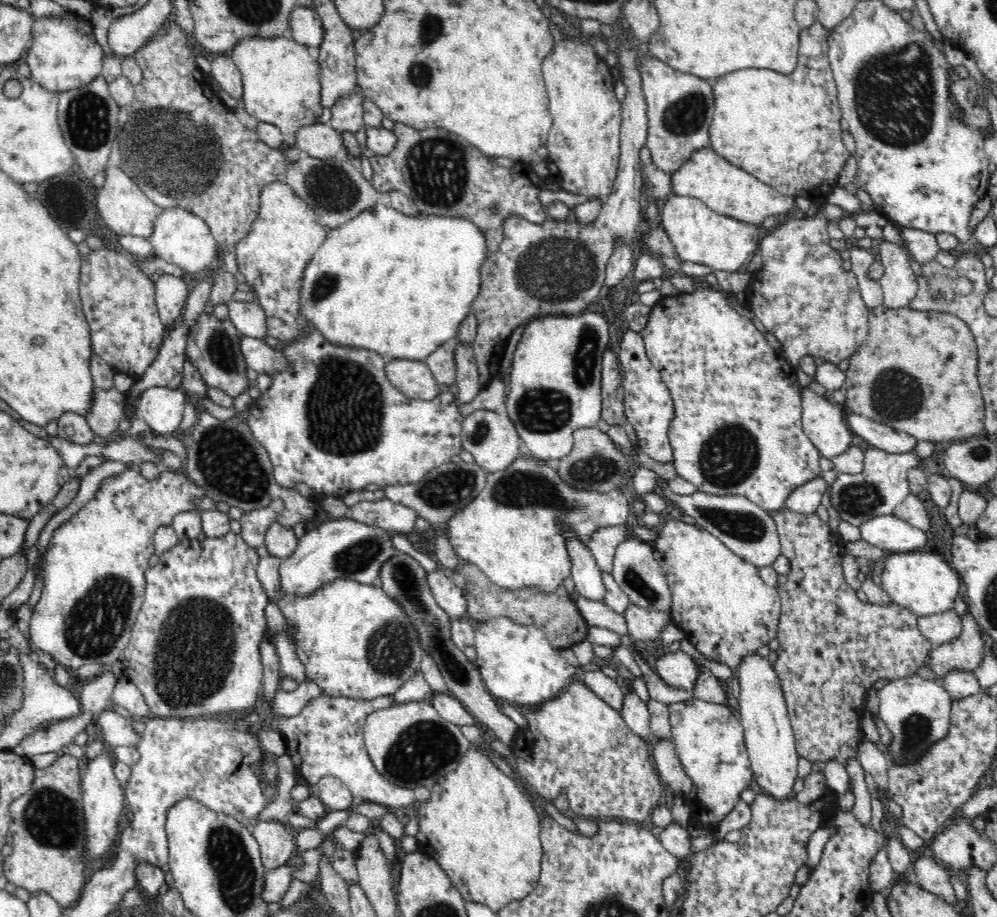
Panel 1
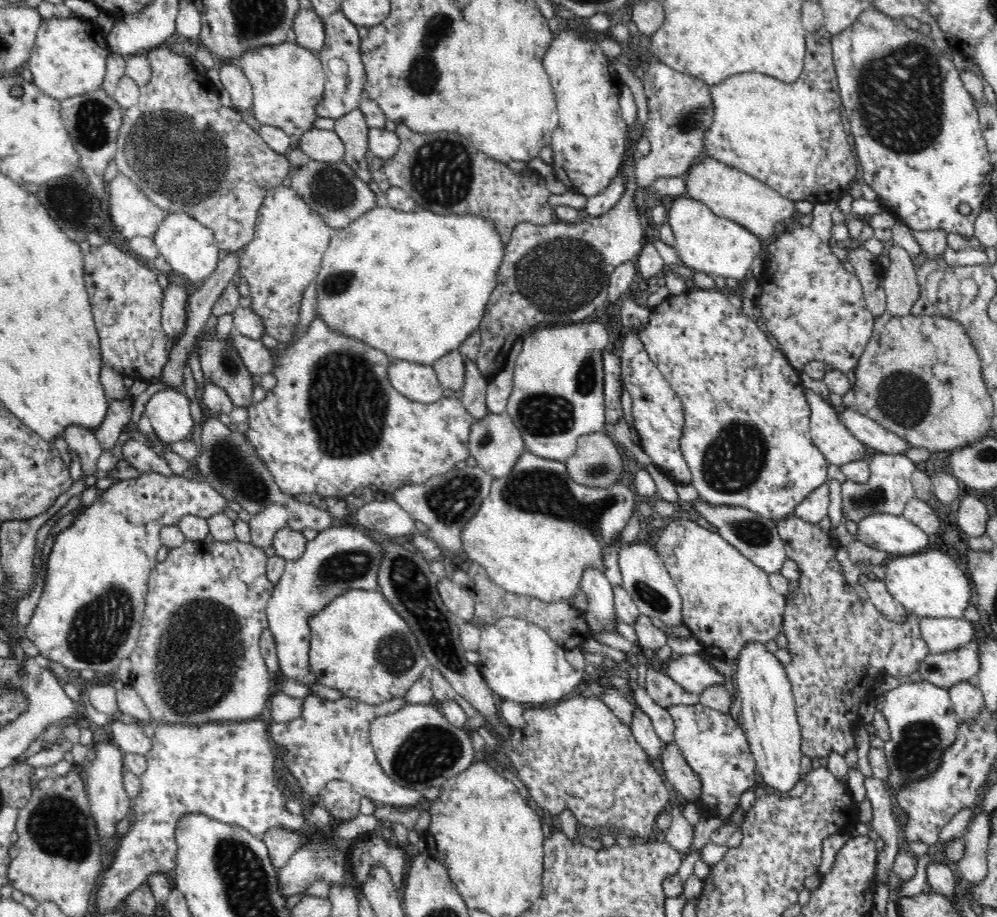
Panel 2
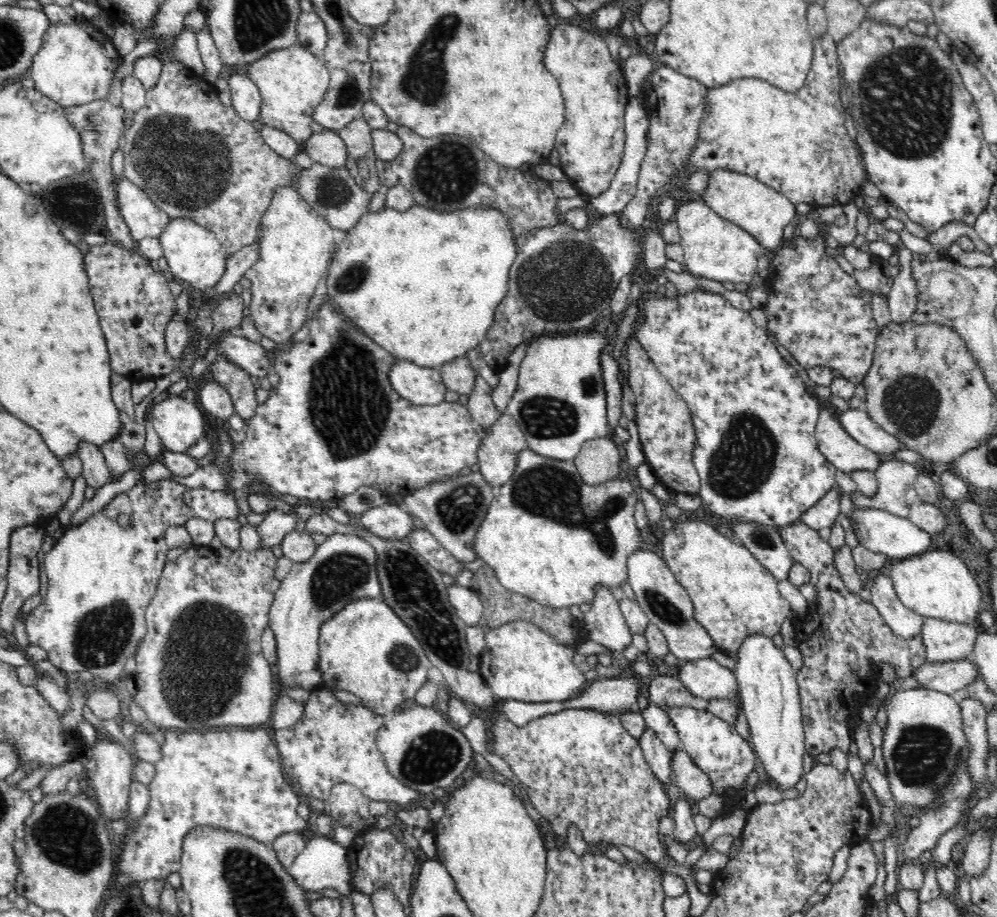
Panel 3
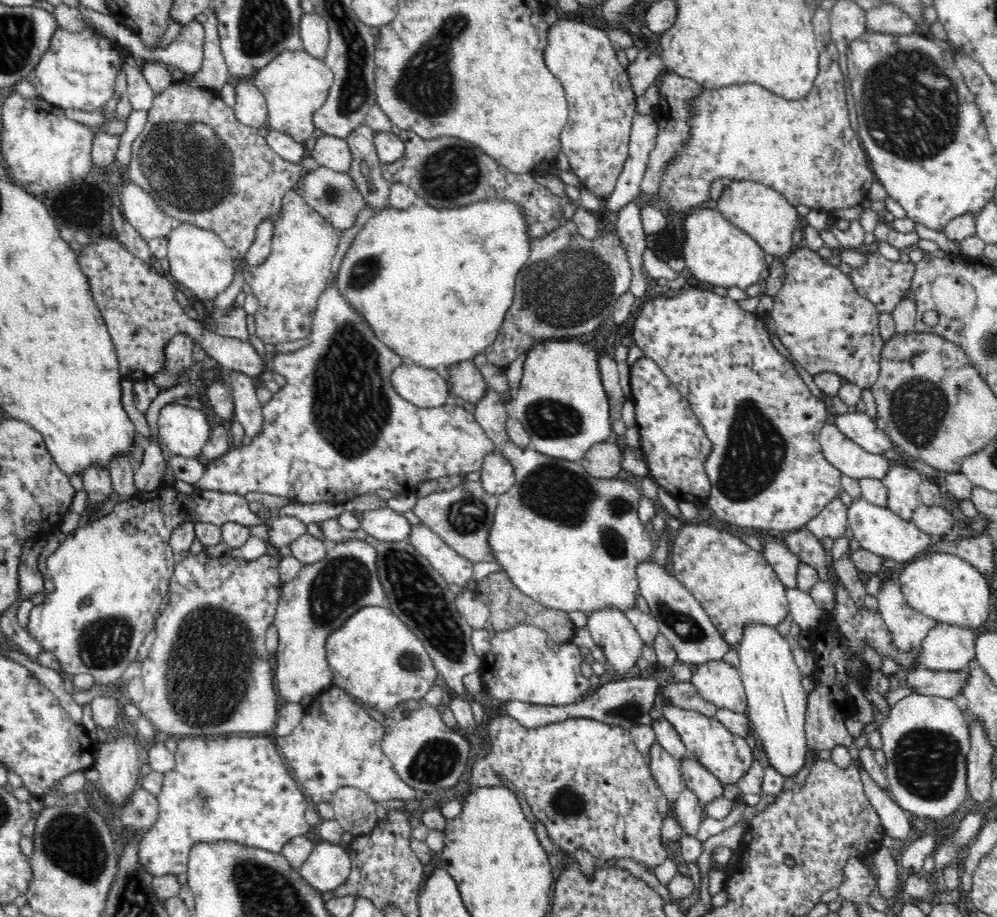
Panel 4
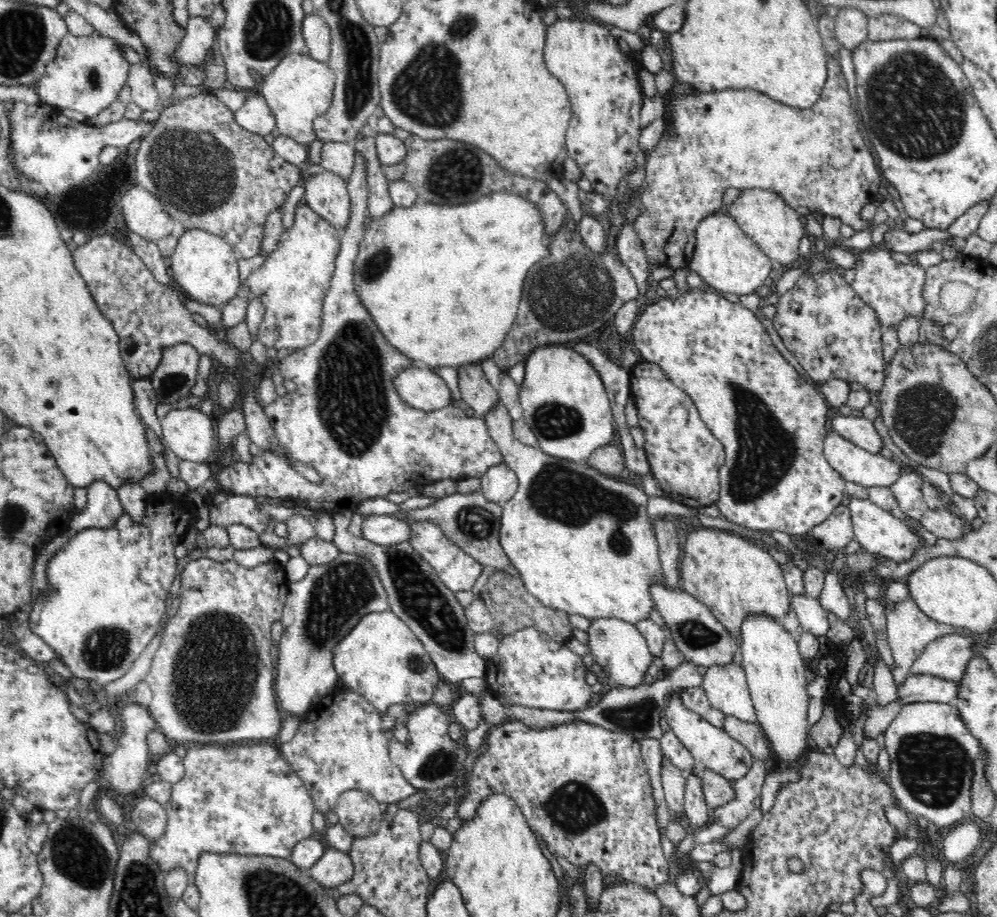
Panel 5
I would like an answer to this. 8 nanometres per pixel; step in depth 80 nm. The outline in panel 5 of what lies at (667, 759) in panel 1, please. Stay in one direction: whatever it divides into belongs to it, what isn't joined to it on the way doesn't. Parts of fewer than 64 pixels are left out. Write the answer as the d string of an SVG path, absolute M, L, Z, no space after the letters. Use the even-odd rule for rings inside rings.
M698 765L693 774L703 781L702 792L710 810L721 808L736 799L734 784L716 772Z

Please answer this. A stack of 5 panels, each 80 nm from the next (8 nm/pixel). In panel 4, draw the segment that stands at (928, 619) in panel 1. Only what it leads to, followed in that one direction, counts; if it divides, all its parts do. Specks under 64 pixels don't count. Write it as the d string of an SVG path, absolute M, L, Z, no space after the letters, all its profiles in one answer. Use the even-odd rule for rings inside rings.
M936 621L913 664L928 670L965 670L975 658L975 642L973 629Z

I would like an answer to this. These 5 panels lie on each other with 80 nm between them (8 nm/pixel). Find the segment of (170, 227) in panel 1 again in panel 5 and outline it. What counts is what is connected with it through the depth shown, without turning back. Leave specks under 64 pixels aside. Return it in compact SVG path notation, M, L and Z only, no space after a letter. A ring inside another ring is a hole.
M197 228L186 229L178 238L171 259L171 279L181 293L186 297L188 294L189 299L221 308L237 296L241 285L238 260L232 247L223 238Z

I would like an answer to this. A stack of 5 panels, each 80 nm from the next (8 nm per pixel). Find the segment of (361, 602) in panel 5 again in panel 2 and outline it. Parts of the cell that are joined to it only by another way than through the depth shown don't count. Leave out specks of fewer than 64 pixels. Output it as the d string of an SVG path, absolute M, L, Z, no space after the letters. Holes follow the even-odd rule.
M345 521L319 532L315 540L307 542L304 554L298 560L287 560L265 610L270 632L275 638L278 672L283 678L298 680L305 686L317 682L308 661L310 616L316 616L334 598L346 594L348 590L379 590L377 576L386 539L375 535L370 538Z

